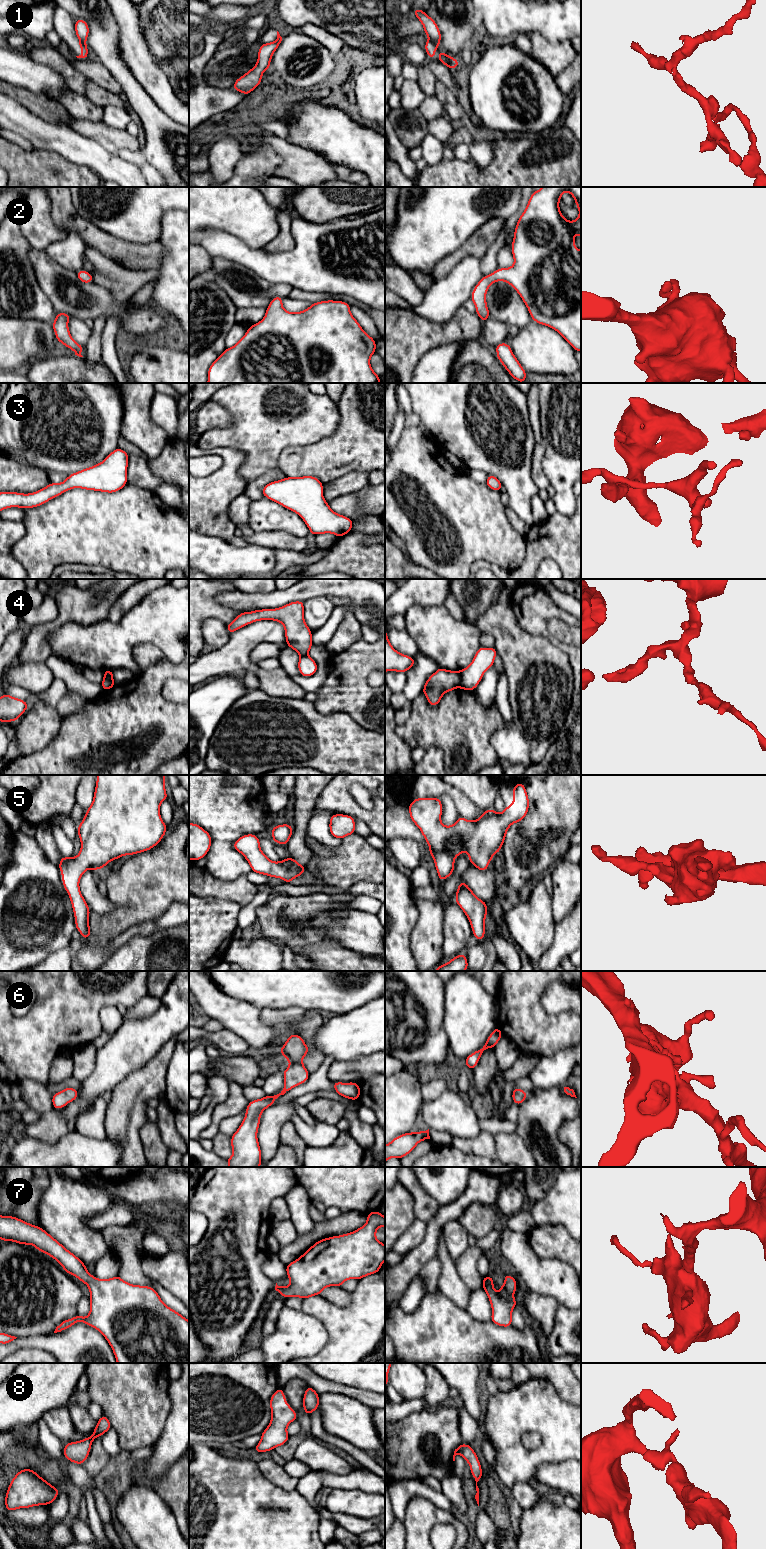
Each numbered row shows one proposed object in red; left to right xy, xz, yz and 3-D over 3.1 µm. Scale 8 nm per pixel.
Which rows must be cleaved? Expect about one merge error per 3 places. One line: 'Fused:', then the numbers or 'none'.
Fused: 1, 4

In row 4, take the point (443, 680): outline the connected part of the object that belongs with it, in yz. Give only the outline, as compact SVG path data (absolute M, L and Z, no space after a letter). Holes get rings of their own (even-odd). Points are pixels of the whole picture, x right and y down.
M439 667L427 679L422 693L425 694L431 706L437 706L446 692L450 692L459 687L460 681L460 671L450 671Z

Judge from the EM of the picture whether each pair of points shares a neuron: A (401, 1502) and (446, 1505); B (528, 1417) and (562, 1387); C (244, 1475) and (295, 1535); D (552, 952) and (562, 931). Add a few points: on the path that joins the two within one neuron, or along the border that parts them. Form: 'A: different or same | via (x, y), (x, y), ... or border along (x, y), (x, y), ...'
A: same | via (412, 1491), (425, 1491), (435, 1497)
B: different | border along (538, 1378), (548, 1380), (556, 1392), (570, 1403)
C: same | via (244, 1493), (244, 1496), (277, 1529)
D: same | via (557, 947), (562, 942), (562, 936)

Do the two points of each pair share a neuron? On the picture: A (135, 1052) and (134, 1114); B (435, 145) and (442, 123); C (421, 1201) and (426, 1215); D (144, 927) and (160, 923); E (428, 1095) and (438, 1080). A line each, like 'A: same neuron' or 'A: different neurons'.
A: different neurons
B: different neurons
C: same neuron
D: same neuron
E: same neuron

